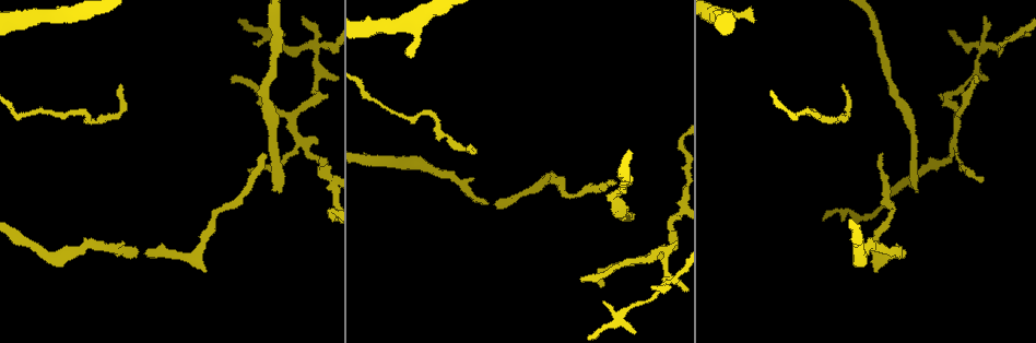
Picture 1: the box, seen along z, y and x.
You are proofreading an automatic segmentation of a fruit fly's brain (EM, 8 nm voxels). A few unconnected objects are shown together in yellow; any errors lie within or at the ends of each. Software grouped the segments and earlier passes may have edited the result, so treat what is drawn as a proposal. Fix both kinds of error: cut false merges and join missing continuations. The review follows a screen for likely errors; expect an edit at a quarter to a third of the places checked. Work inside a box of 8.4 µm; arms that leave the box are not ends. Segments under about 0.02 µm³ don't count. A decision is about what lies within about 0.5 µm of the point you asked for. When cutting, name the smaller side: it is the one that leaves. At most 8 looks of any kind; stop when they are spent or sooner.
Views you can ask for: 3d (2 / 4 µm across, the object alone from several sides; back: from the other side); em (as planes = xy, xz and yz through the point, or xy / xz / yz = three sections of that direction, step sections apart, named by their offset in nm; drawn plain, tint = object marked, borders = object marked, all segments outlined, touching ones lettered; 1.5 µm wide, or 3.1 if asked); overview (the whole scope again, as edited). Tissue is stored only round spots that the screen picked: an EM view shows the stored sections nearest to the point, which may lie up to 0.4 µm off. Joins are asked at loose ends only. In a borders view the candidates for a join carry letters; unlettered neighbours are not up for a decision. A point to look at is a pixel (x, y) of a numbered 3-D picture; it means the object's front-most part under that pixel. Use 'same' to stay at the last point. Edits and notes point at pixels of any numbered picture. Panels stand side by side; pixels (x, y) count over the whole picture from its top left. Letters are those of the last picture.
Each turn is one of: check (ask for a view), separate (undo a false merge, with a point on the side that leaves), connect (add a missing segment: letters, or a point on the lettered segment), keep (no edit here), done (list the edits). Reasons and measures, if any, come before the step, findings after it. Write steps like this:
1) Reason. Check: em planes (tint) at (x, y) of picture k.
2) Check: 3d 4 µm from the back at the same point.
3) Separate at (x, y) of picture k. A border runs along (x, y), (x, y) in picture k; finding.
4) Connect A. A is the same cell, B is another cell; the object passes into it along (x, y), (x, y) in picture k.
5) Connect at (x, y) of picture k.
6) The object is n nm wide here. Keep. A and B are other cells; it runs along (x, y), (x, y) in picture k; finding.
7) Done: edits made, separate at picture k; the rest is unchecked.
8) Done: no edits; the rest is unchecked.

Two arms in line, one across. Check: 3d 4 µm at (983, 48) of picture 1.

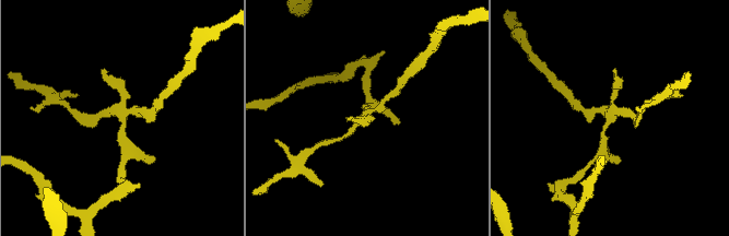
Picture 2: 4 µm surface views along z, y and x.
Need the tissue. Check: em planes (plain) at (124, 117) of picture 2.

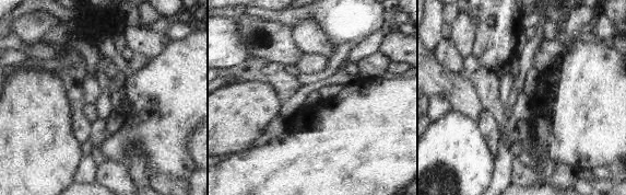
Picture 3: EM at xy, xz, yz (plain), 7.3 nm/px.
Check: em planes (borders) at the same point.

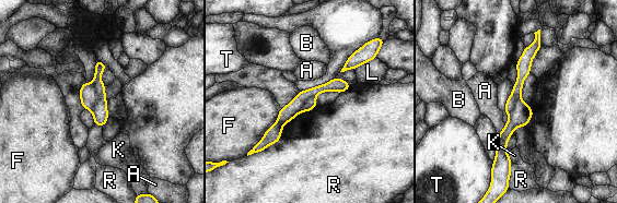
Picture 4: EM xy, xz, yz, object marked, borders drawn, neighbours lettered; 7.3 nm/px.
The longest contact is with F, 380 nm. Separate at (89, 97) of picture 4. A, B, F, K, L, R and T are other cells; the part that leaves runs along (346, 85), (307, 93), (262, 145) in picture 4; two cells meet here.

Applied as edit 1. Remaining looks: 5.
Check: overview.

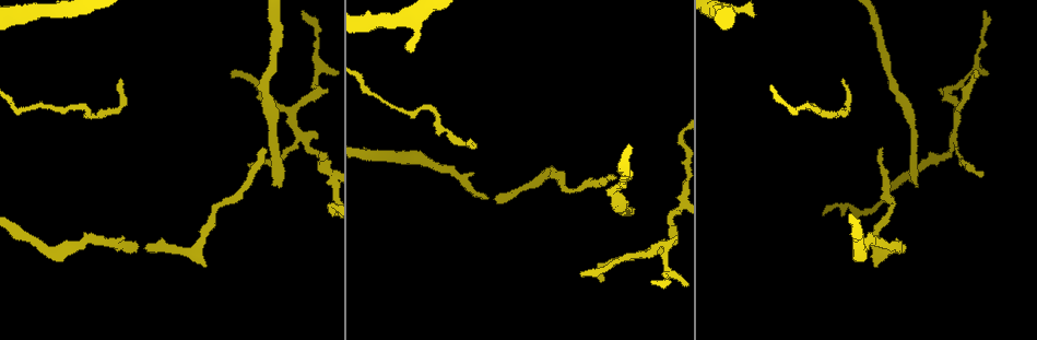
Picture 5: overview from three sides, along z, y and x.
Free end. Check: 3d 2 µm at (976, 76) of picture 5.

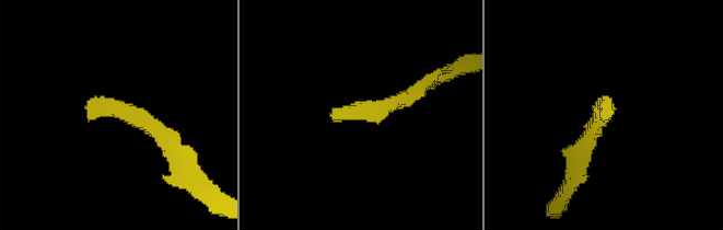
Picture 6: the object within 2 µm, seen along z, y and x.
Check: em planes (borders) at (334, 116) of picture 6.

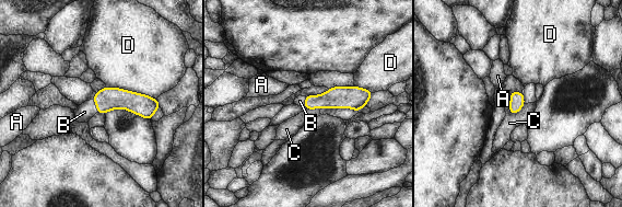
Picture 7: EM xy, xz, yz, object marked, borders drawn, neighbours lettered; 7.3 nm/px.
The object is 100 nm wide here. Connect B. B is the same cell, A, C and D are other cells; the cell continues.

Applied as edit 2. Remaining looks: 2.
Check: overview.

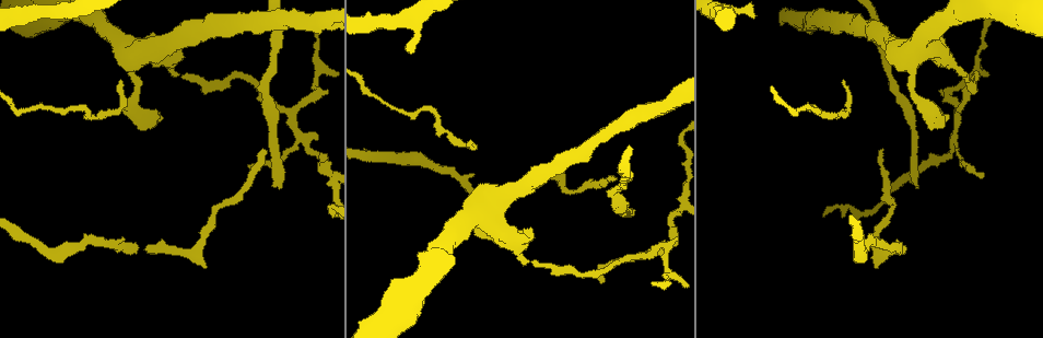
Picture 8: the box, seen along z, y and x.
An open end. Check: em planes (borders) at (949, 115) of picture 8.

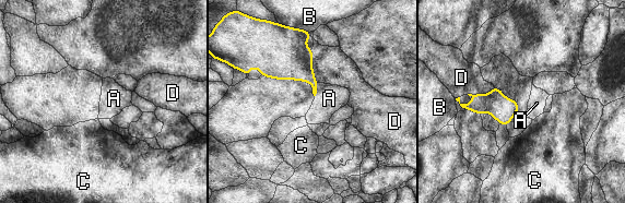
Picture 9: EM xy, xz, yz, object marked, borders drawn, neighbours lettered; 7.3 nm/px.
Keep. A, B, C and D are other cells; a border runs along (318, 83), (315, 96) in picture 9; no lettered segment goes on from it.

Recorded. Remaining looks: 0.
Done: edits made, separate at picture 4, connect at picture 7; the rest is unchecked.

